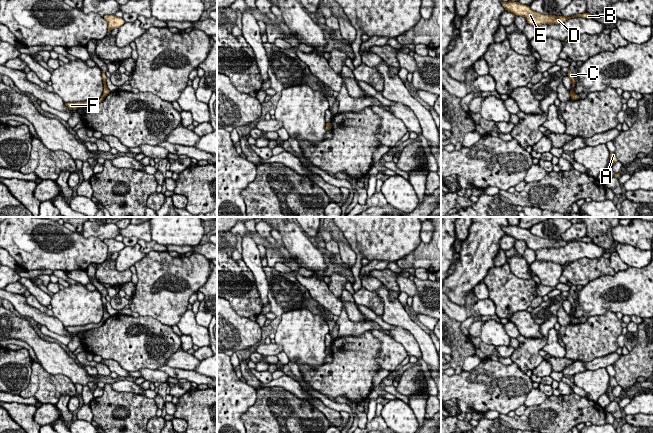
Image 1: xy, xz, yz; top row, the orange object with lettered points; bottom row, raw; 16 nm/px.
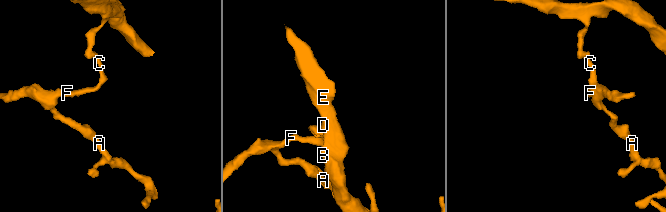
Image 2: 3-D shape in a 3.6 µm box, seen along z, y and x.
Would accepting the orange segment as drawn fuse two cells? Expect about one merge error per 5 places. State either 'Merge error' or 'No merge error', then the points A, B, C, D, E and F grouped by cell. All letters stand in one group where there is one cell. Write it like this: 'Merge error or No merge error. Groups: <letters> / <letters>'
Merge error. Groups: A F / B C D E

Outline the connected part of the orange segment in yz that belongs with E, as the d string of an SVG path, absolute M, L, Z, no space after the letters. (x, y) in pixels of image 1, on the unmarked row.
M508 225L508 226L501 226L501 228L507 236L511 236L515 240L525 241L527 244L527 248L530 248L532 250L538 250L538 249L543 249L543 248L548 248L548 249L557 248L558 249L574 241L593 243L593 240L587 236L566 242L562 239L557 241L555 239L544 239L538 236L535 236L530 232L529 229L523 229L519 226Z

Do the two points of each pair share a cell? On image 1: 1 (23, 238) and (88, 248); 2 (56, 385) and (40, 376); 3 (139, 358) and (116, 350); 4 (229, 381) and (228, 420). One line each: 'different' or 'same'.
1: same
2: same
3: same
4: same

